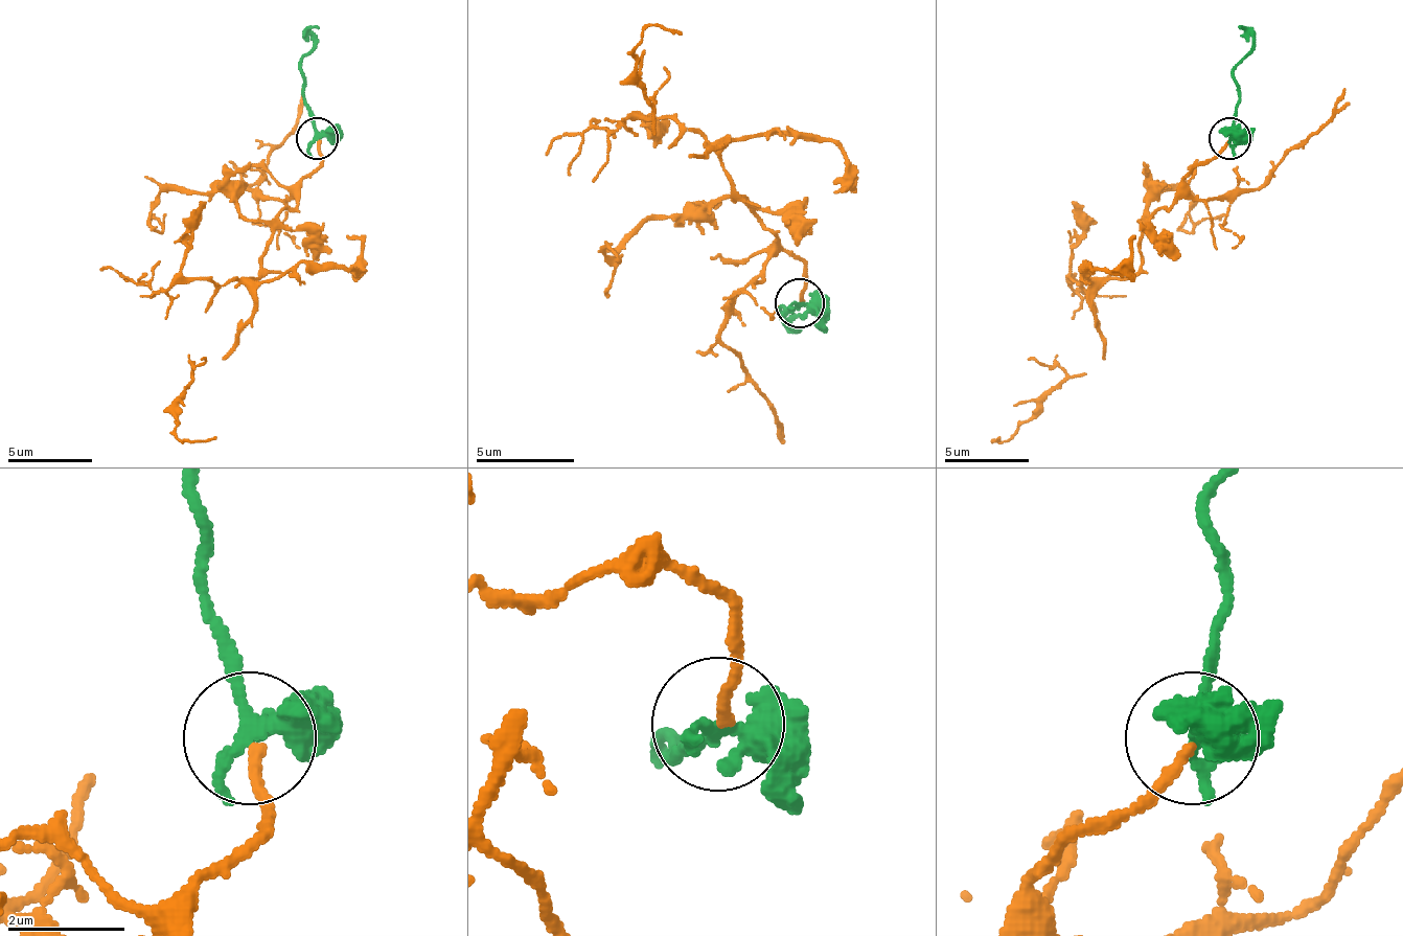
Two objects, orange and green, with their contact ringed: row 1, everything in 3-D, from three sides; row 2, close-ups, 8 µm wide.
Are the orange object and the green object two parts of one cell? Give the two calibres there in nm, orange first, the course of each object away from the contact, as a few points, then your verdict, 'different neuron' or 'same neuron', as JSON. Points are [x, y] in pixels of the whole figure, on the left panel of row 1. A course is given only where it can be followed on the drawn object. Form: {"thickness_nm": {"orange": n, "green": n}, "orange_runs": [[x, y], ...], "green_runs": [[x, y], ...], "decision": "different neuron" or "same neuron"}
{"thickness_nm": {"orange": 170, "green": 260}, "orange_runs": [[316, 139], [320, 164], [274, 223], [249, 282], [253, 320], [177, 404], [177, 437], [214, 437]], "green_runs": [[316, 139], [316, 114], [303, 97], [303, 60], [312, 51], [307, 35], [320, 30]], "decision": "same neuron"}

